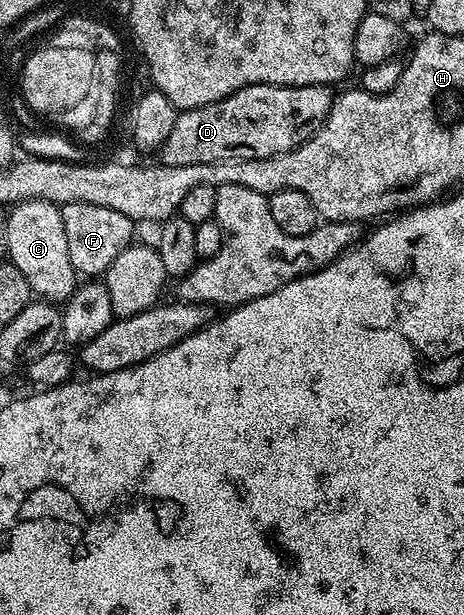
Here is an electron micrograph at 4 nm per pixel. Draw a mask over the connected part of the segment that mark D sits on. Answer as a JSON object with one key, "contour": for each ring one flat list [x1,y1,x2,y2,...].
{"contour":[[322,84,293,88,246,86,225,100,181,111,174,130,158,150,159,159,170,166,190,166,217,160,270,158,289,152,320,129,320,123,330,114,333,99,333,89]]}

